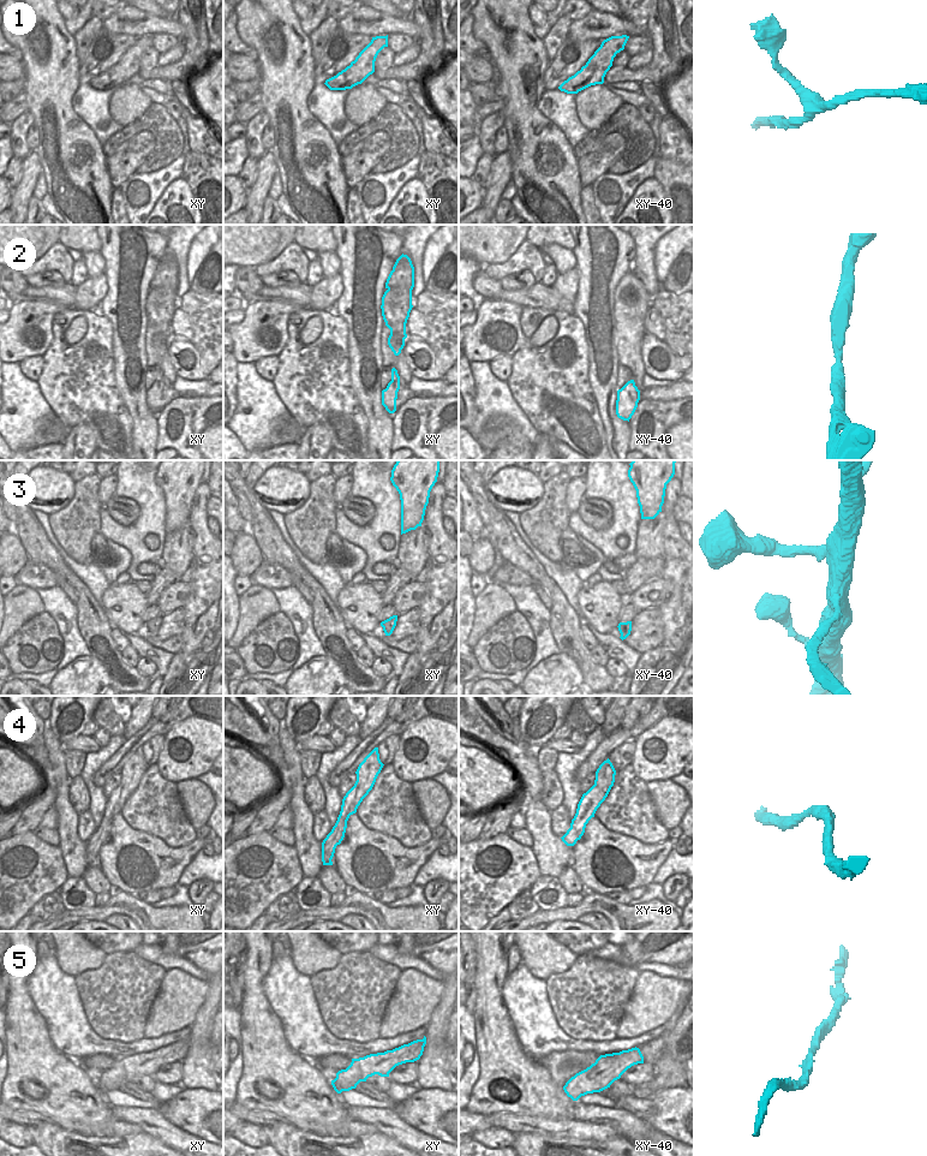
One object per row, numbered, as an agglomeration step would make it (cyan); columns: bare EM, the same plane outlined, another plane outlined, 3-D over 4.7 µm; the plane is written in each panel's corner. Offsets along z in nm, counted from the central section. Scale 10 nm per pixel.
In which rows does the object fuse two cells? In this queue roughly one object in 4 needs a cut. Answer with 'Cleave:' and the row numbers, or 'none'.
Cleave: 3

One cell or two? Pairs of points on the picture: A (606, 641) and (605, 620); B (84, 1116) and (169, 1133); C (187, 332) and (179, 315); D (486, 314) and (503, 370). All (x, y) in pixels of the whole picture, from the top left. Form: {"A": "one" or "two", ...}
{"A": "two", "B": "two", "C": "one", "D": "two"}

